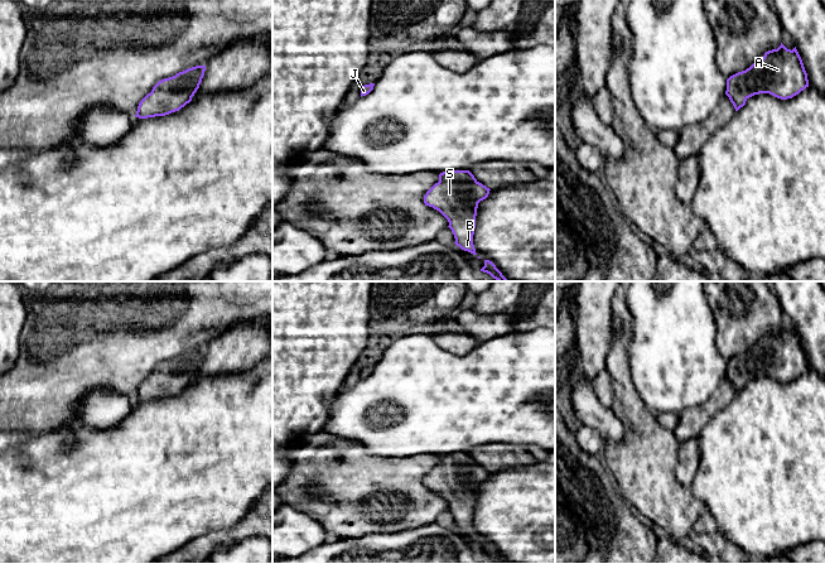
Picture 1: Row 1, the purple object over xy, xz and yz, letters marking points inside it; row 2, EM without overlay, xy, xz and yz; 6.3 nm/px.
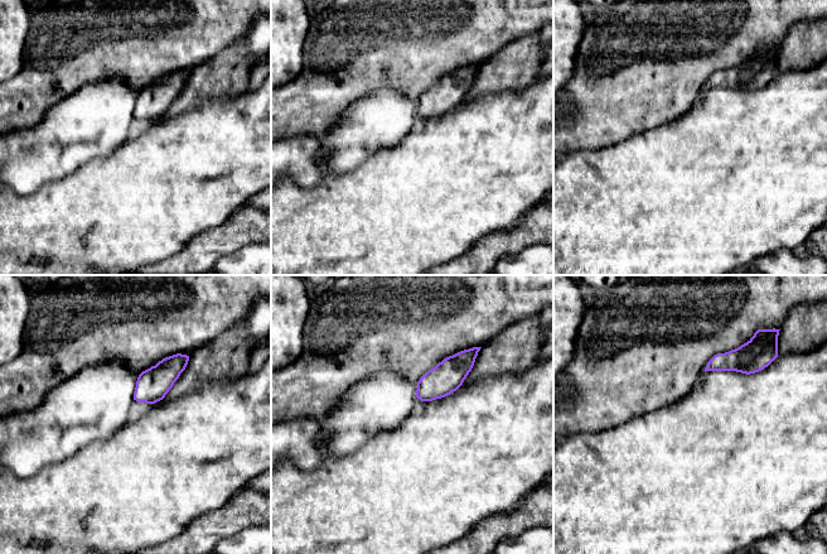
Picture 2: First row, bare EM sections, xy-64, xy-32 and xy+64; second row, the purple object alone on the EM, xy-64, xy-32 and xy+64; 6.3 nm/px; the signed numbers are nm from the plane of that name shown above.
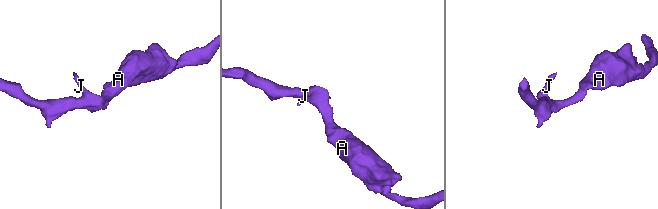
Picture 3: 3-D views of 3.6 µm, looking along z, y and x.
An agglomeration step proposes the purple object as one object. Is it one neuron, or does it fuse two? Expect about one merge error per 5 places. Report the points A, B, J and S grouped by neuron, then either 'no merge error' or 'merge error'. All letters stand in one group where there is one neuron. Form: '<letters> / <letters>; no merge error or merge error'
A B J S; no merge error

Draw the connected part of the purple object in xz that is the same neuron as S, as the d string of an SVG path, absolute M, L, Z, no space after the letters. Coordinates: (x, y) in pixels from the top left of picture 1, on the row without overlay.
M449 453L439 457L439 464L426 474L424 486L448 502L457 529L477 538L473 527L477 491L489 473L469 453Z

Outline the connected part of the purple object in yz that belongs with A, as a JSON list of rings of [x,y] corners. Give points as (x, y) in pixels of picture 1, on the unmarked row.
[[[781,326],[777,332],[766,334],[761,343],[746,353],[730,358],[727,362],[725,377],[738,394],[754,377],[769,376],[787,382],[806,370],[807,356],[796,329],[791,333]]]

